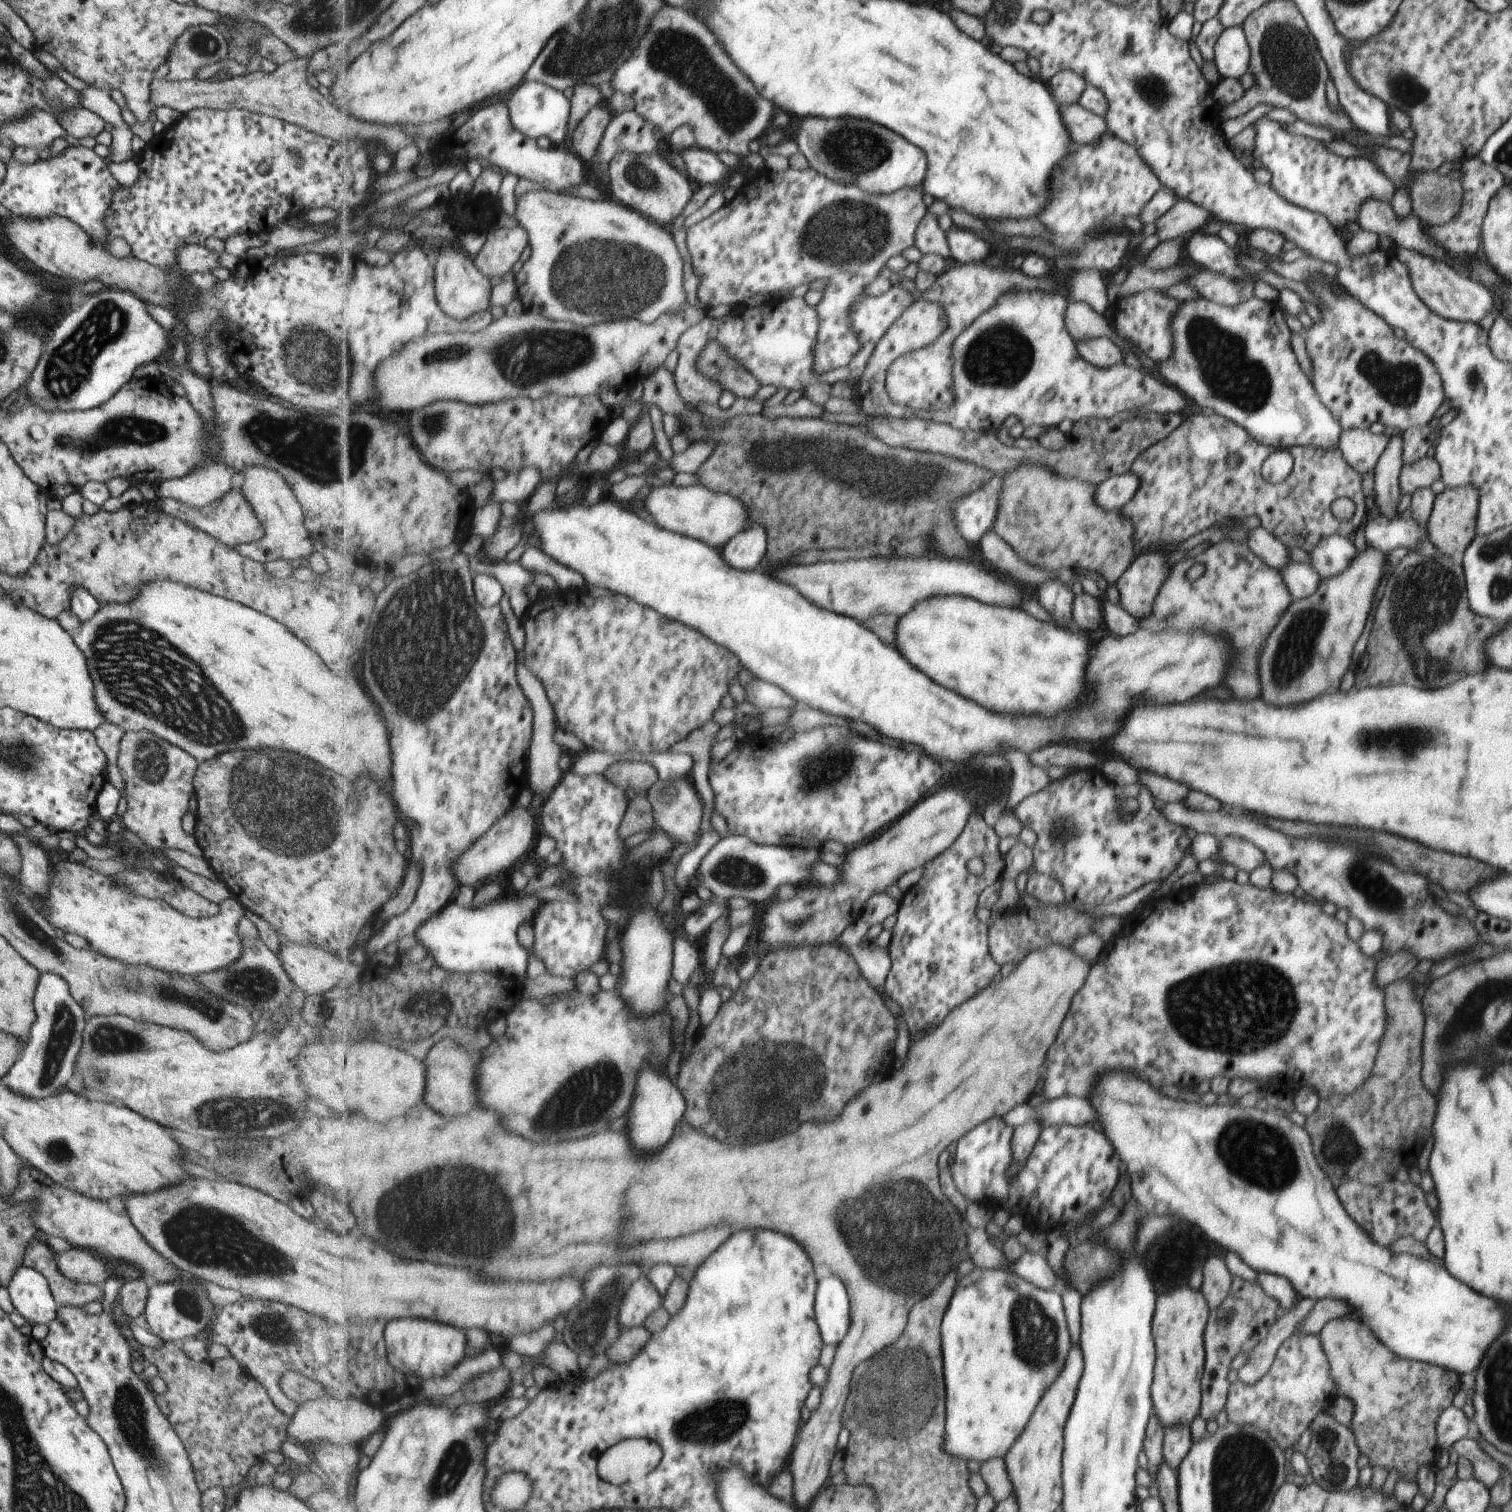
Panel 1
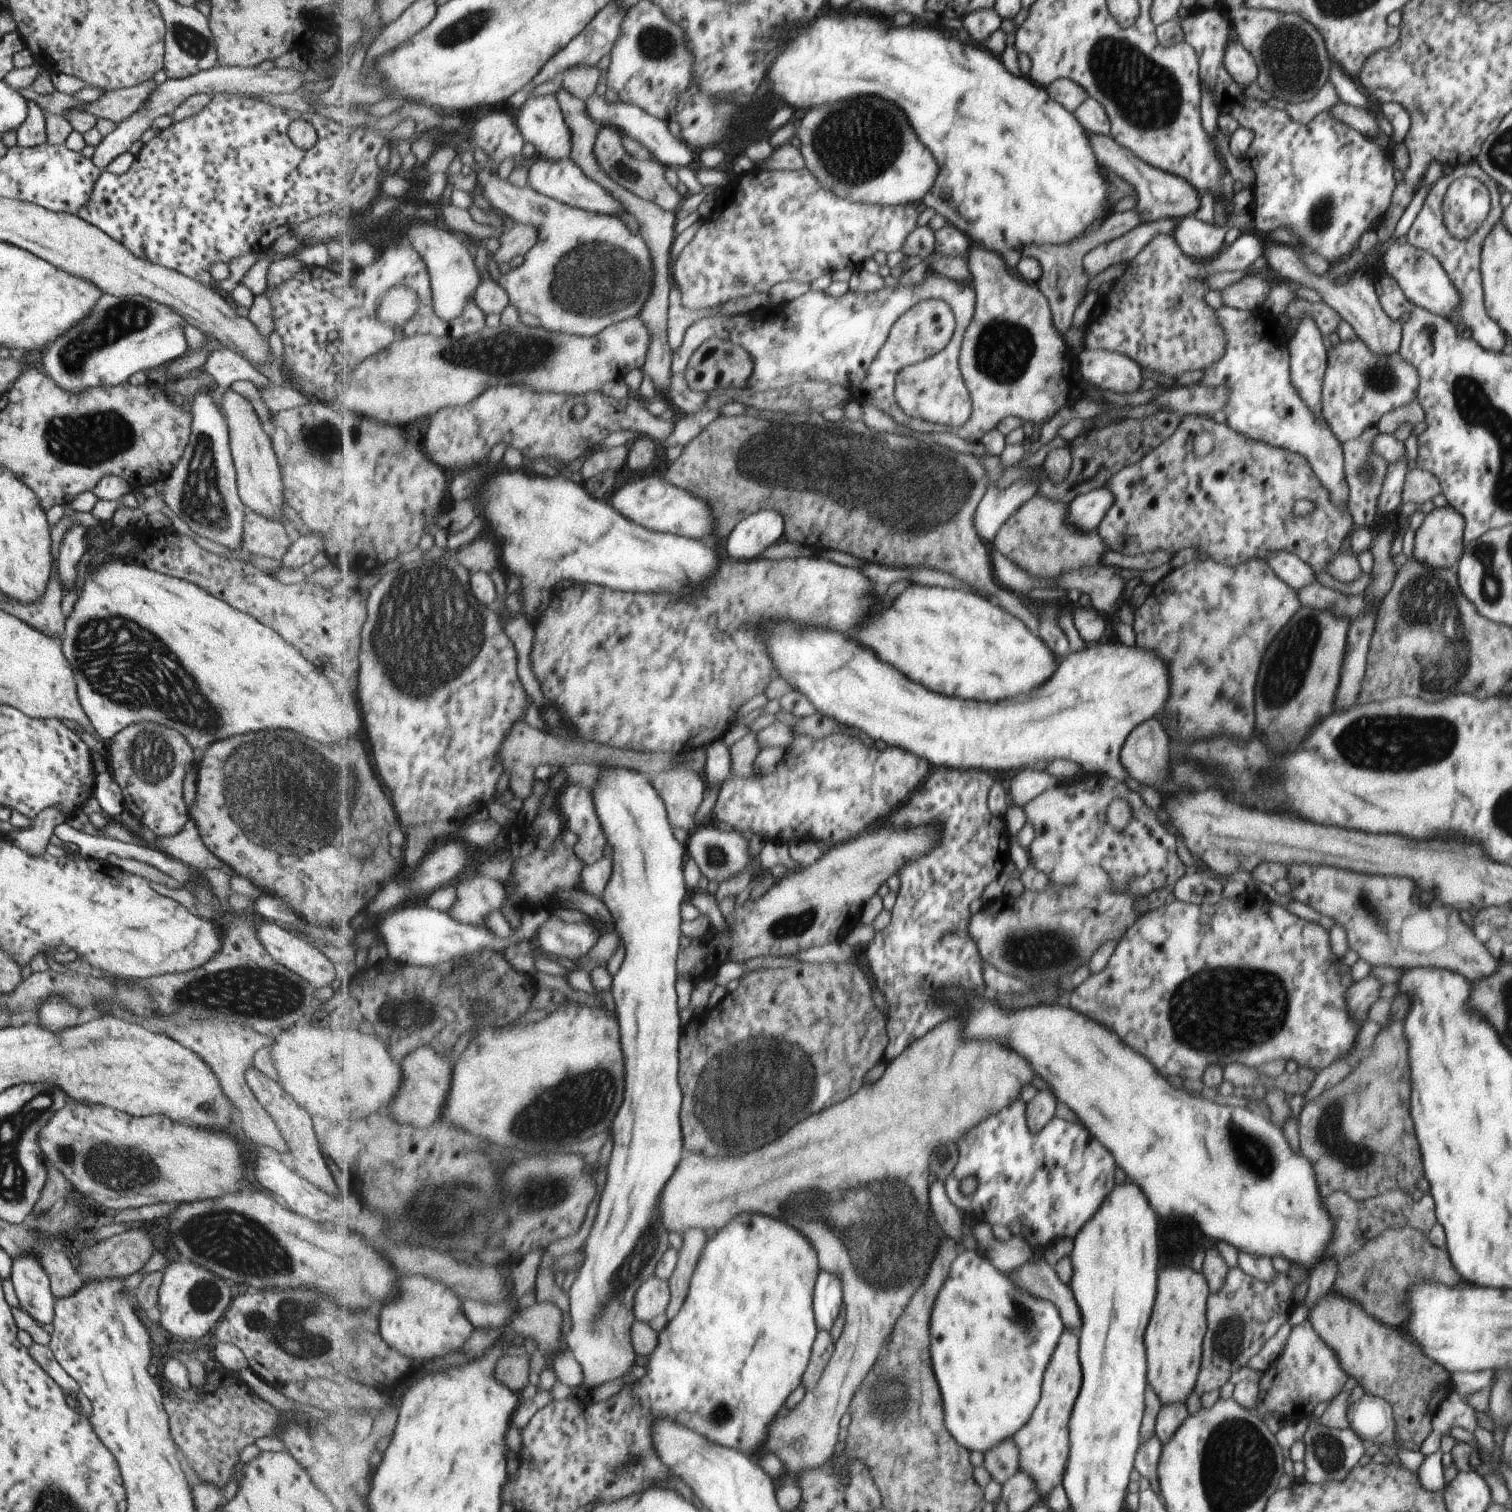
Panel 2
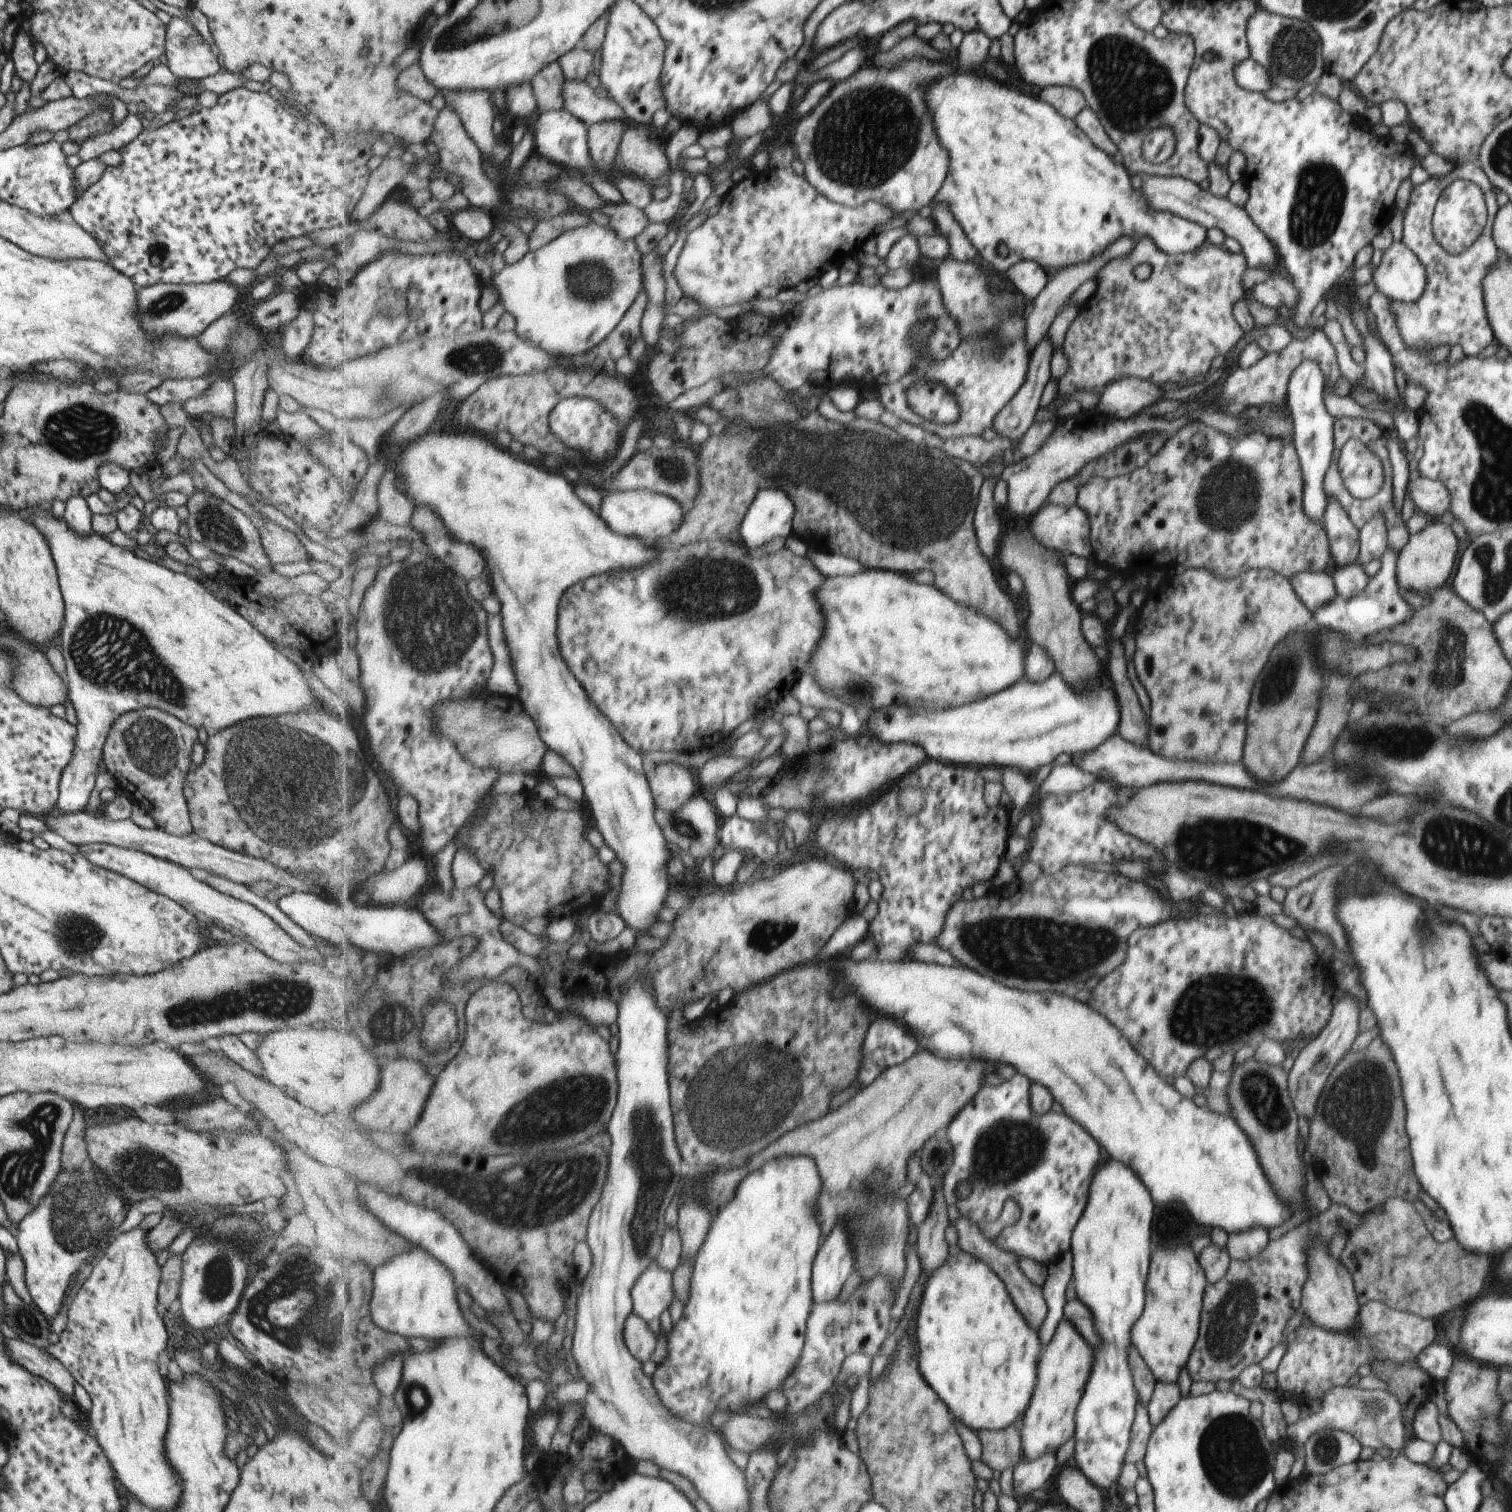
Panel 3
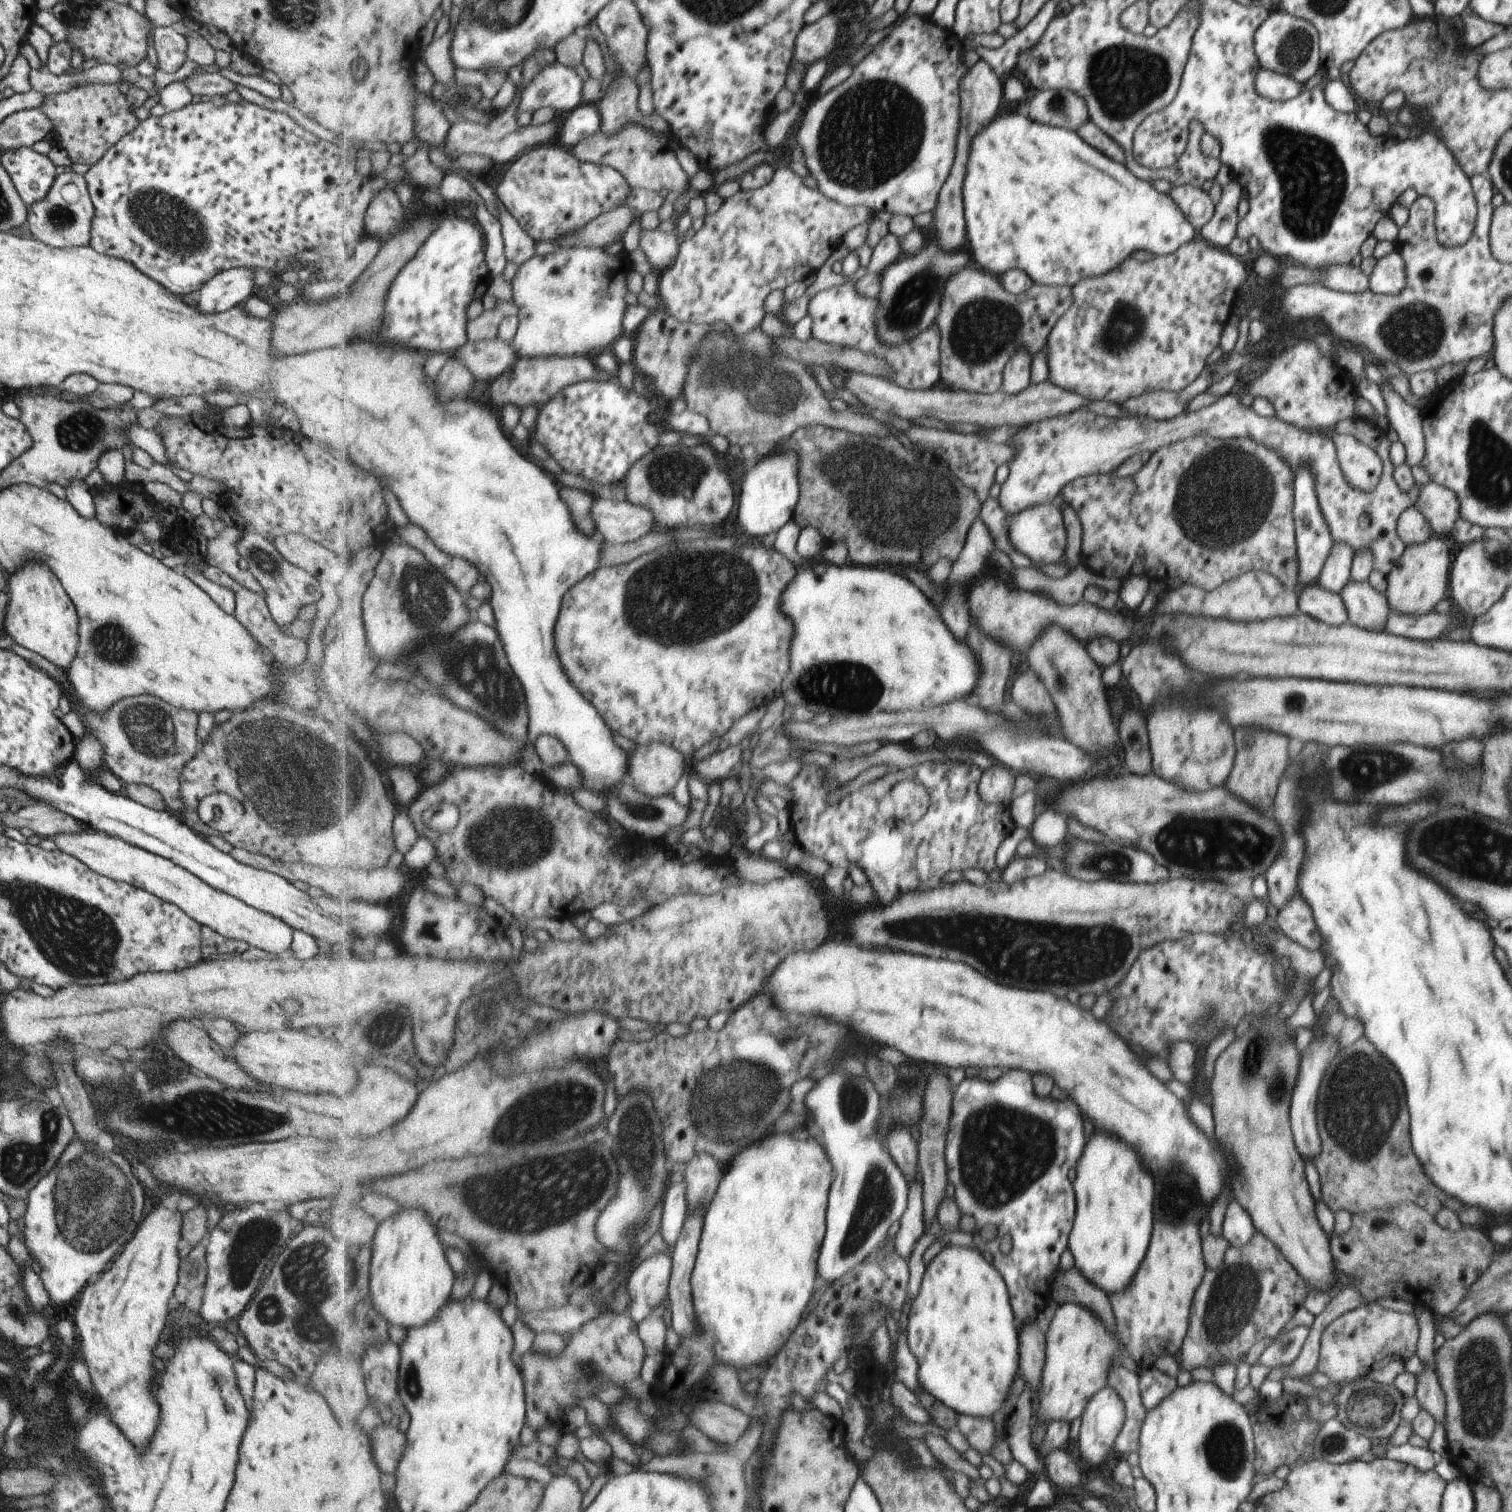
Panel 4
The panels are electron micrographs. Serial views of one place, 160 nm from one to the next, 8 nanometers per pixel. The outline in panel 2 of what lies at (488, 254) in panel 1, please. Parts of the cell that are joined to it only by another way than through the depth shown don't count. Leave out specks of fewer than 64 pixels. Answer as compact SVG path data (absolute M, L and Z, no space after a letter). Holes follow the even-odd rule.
M517 224L513 228L507 228L502 236L502 248L493 255L498 264L512 262L514 258L528 255L532 248L540 241L540 230L532 224Z

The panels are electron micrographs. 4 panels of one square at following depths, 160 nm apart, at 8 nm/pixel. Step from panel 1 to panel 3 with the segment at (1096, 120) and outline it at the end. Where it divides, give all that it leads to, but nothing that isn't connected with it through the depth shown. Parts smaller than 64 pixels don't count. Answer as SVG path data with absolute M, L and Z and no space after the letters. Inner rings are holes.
M1145 177L1144 188L1140 192L1147 198L1149 205L1159 211L1174 213L1176 216L1195 221L1205 229L1219 228L1226 237L1230 236L1242 246L1242 253L1248 258L1248 268L1264 267L1273 271L1280 270L1280 258L1274 244L1266 238L1266 234L1250 220L1244 208L1230 202L1228 197L1217 197L1208 189L1204 190L1199 183L1184 177Z

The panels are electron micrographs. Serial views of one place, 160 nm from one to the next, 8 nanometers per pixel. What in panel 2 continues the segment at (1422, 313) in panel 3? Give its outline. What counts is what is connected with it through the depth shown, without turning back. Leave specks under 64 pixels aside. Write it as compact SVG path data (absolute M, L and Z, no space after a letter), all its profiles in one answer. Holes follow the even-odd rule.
M1476 160L1467 164L1460 164L1454 168L1454 172L1444 175L1439 180L1434 182L1434 186L1430 188L1428 196L1424 198L1424 206L1422 210L1418 212L1414 224L1410 226L1408 234L1406 234L1405 240L1420 248L1425 252L1430 252L1432 256L1436 258L1443 265L1443 268L1447 270L1448 276L1455 282L1456 288L1460 290L1460 296L1464 300L1460 300L1460 312L1456 308L1454 312L1455 316L1460 316L1460 322L1465 327L1470 328L1472 332L1472 338L1482 346L1482 349L1487 349L1492 352L1502 353L1506 344L1507 334L1503 332L1502 326L1494 318L1488 316L1486 312L1486 306L1483 302L1483 276L1482 276L1482 251L1484 240L1487 240L1488 234L1492 232L1492 228L1496 227L1498 220L1503 217L1504 208L1501 204L1501 192L1502 188L1488 176L1486 170L1482 166L1478 165ZM1467 176L1470 178L1477 178L1486 185L1491 192L1491 213L1487 220L1484 220L1483 224L1480 224L1480 228L1466 240L1458 240L1454 238L1454 234L1450 234L1444 224L1444 215L1442 211L1443 198L1446 194L1449 186L1455 180Z

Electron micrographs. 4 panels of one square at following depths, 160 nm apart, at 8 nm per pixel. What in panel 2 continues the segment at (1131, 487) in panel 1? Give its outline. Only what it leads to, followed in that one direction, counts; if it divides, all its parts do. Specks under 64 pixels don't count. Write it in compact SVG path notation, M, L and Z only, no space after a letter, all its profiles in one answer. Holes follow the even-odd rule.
M1108 486L1096 488L1068 503L1066 522L1076 530L1088 534L1099 529L1099 524L1103 522L1104 516L1107 516L1115 502L1114 494Z

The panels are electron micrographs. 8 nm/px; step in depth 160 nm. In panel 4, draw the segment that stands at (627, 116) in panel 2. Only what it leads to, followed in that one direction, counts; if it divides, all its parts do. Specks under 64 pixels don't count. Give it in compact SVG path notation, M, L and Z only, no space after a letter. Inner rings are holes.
M559 61L548 66L546 72L536 76L527 86L516 118L524 112L533 114L544 107L574 112L587 104L584 101L585 82L574 68L564 66Z

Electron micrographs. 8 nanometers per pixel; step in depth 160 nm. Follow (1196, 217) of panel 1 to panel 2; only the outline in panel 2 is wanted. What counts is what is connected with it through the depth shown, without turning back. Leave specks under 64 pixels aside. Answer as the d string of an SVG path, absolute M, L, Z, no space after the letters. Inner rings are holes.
M1162 218L1142 223L1128 234L1092 248L1083 257L1084 272L1094 278L1112 265L1131 262L1160 234L1172 236L1180 220L1182 218Z

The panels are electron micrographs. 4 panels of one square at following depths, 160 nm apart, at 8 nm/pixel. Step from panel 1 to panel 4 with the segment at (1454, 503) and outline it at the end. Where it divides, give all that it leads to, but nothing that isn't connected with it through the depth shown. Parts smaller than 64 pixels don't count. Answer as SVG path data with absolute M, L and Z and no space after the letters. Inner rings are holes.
M1433 535L1422 544L1410 544L1399 560L1398 566L1387 575L1387 588L1384 594L1390 609L1412 616L1432 612L1436 604L1446 596L1448 570L1450 570L1450 552L1442 538Z

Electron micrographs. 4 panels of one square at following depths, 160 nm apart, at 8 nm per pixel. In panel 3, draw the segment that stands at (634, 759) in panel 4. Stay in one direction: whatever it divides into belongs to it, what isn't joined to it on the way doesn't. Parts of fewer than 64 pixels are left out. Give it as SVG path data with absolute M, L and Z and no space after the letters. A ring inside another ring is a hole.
M678 762L660 763L648 772L657 806L678 812L696 794L696 776L689 766Z

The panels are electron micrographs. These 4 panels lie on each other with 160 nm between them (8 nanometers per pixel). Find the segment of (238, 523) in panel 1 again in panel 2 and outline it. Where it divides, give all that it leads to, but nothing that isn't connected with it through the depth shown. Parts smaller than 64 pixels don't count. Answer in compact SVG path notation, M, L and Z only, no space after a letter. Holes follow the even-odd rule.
M248 509L244 512L242 534L242 548L260 558L281 560L291 546L281 522L262 518Z

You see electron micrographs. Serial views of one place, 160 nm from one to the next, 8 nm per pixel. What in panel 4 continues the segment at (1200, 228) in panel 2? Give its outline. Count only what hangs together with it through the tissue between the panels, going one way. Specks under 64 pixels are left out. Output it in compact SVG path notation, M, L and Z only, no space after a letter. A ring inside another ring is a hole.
M1004 112L1004 116L998 116L998 120L992 122L992 126L986 130L986 134L980 134L976 138L974 148L972 148L972 162L968 166L968 176L970 178L966 178L964 194L965 208L968 204L966 210L970 249L975 254L976 262L980 262L986 270L996 270L994 272L996 276L1004 276L1009 271L1008 268L1020 268L1028 274L1029 278L1032 278L1035 284L1074 287L1084 279L1108 274L1110 270L1114 270L1116 266L1120 266L1124 260L1127 260L1134 250L1144 250L1144 256L1168 256L1168 254L1177 252L1184 244L1191 243L1196 236L1194 226L1188 222L1186 214L1179 208L1176 201L1172 200L1169 195L1158 192L1149 180L1139 180L1126 165L1111 160L1106 154L1093 148L1074 130L1056 126L1050 128L1048 124L1036 124L1030 118L1020 116L1016 112Z

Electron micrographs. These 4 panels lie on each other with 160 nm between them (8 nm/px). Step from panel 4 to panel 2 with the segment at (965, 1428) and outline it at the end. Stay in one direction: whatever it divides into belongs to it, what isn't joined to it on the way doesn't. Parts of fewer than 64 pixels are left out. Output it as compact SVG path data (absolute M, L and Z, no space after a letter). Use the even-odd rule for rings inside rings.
M1012 1439L1004 1440L1002 1446L990 1450L985 1454L985 1466L990 1470L993 1480L998 1480L1004 1486L1004 1482L1016 1473L1018 1463L1018 1448L1014 1446Z

